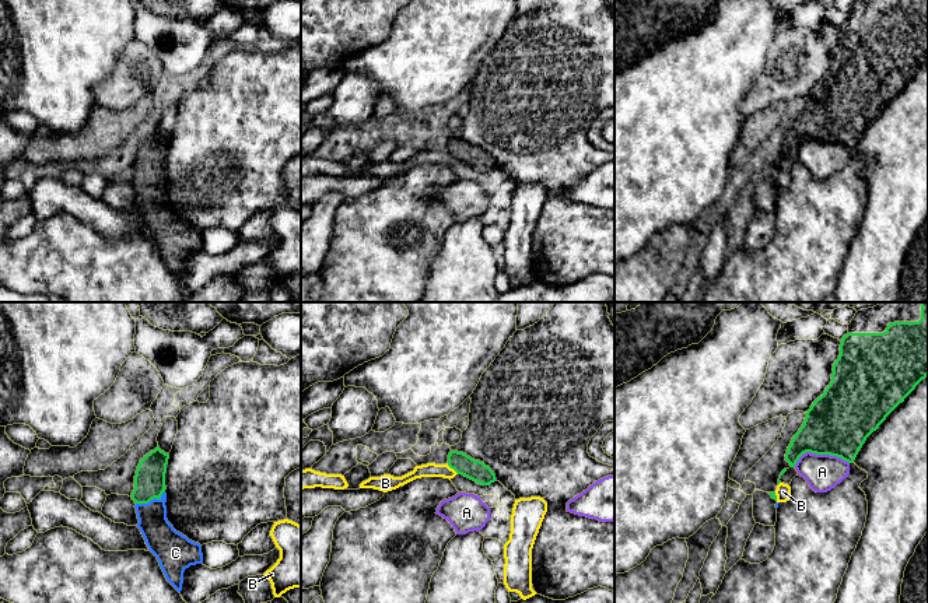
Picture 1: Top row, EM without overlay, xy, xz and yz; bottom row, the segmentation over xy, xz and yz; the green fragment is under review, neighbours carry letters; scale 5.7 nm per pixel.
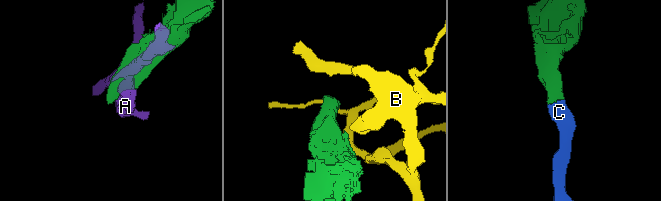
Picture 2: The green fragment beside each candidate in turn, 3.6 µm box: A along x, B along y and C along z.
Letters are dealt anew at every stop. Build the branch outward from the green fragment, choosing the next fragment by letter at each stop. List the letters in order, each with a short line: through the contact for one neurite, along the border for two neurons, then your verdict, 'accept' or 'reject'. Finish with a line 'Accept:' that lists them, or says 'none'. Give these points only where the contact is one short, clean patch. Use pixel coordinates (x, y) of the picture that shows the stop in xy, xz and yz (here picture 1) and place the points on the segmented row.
A: line yz (848, 463), (836, 456), (805, 452), (794, 466); reject
B: line xz (447, 463), (458, 473); reject
C: line xy (150, 476), (150, 500), (153, 525), (163, 540); accept
Accept: C

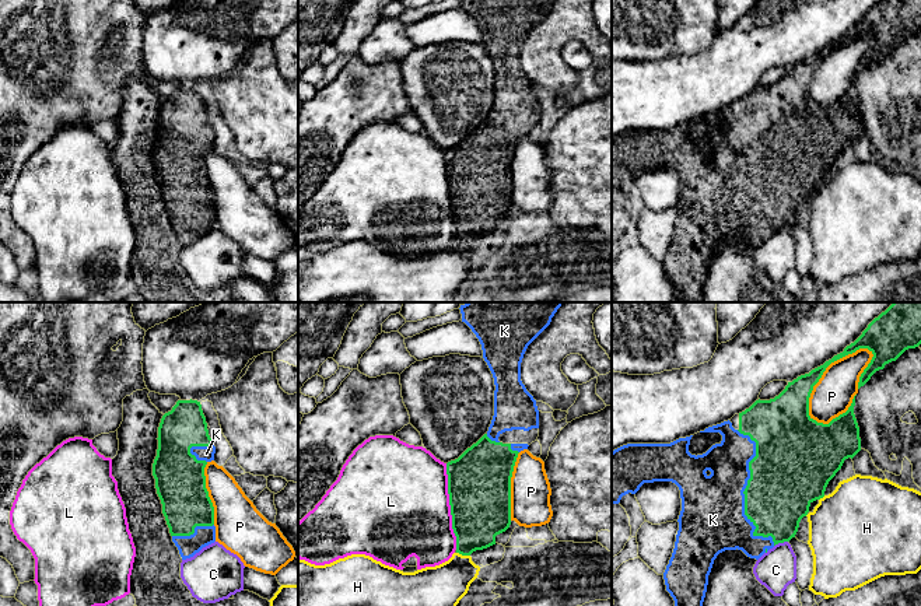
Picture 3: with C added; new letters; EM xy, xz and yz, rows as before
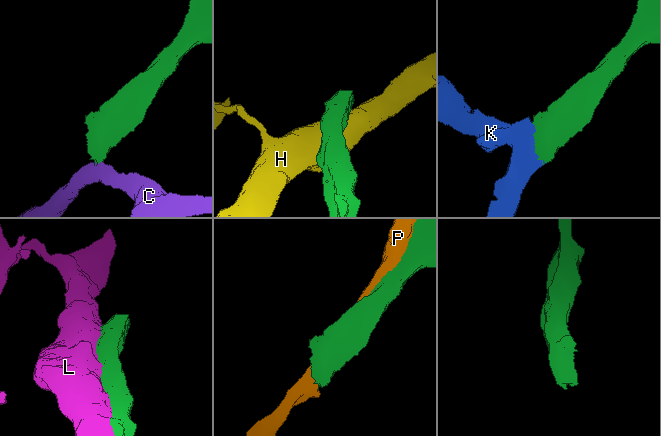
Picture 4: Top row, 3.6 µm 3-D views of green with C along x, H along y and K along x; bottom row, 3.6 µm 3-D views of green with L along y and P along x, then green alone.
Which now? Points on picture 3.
C: line yz (787, 540), (778, 542), (774, 546); reject
H: reject
K: accept
L: reject
P: reject
Accept: K

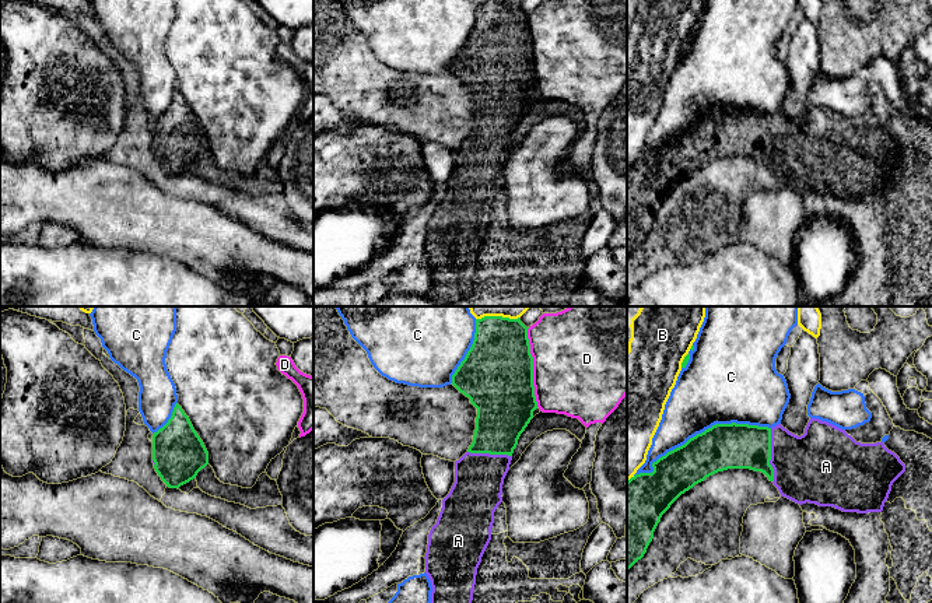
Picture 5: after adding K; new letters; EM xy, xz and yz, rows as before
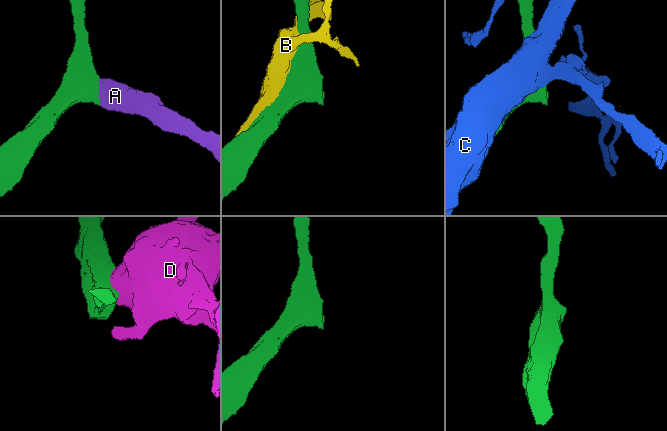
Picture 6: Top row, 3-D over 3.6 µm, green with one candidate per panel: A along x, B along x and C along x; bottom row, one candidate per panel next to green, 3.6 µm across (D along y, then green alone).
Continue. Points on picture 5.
A: line yz (733, 445), (760, 448), (770, 455), (810, 467); accept
B: reject
C: reject
D: reject
Accept: A

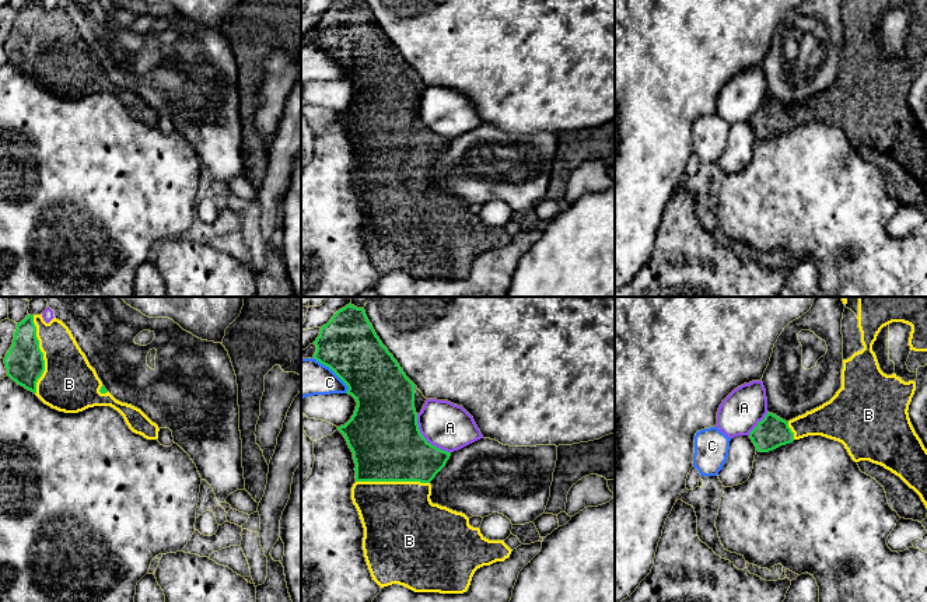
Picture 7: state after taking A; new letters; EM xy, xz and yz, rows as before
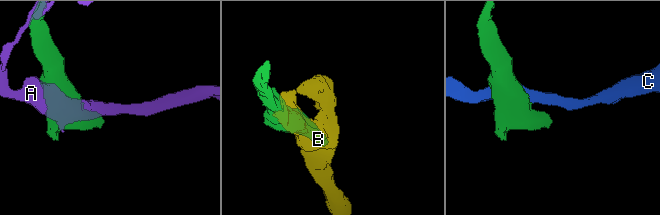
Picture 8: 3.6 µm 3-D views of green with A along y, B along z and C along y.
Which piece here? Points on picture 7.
A: reject
B: accept
C: reject
Accept: B

